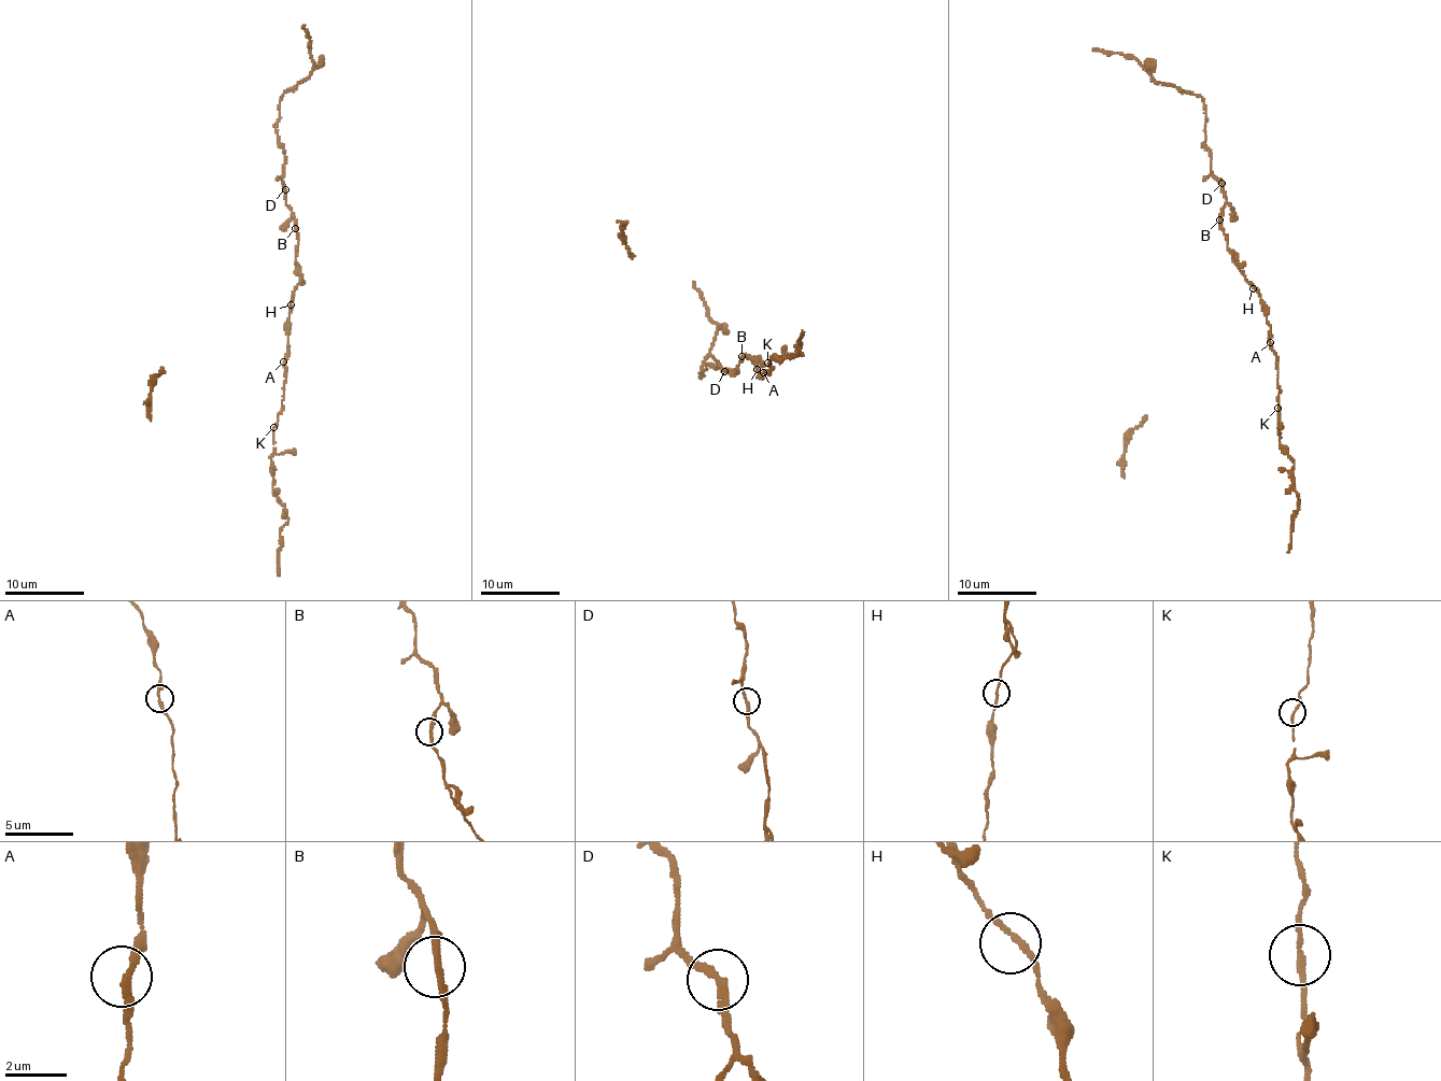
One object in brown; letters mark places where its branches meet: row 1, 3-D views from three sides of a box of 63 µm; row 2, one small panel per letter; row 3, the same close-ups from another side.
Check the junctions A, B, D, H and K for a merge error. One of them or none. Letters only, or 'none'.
none

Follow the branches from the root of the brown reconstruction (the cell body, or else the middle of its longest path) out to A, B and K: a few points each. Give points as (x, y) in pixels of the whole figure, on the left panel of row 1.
A: (291, 303), (287, 357), (283, 361)
B: (291, 303), (292, 292), (299, 280), (295, 228)
K: (291, 303), (283, 400), (273, 427)

